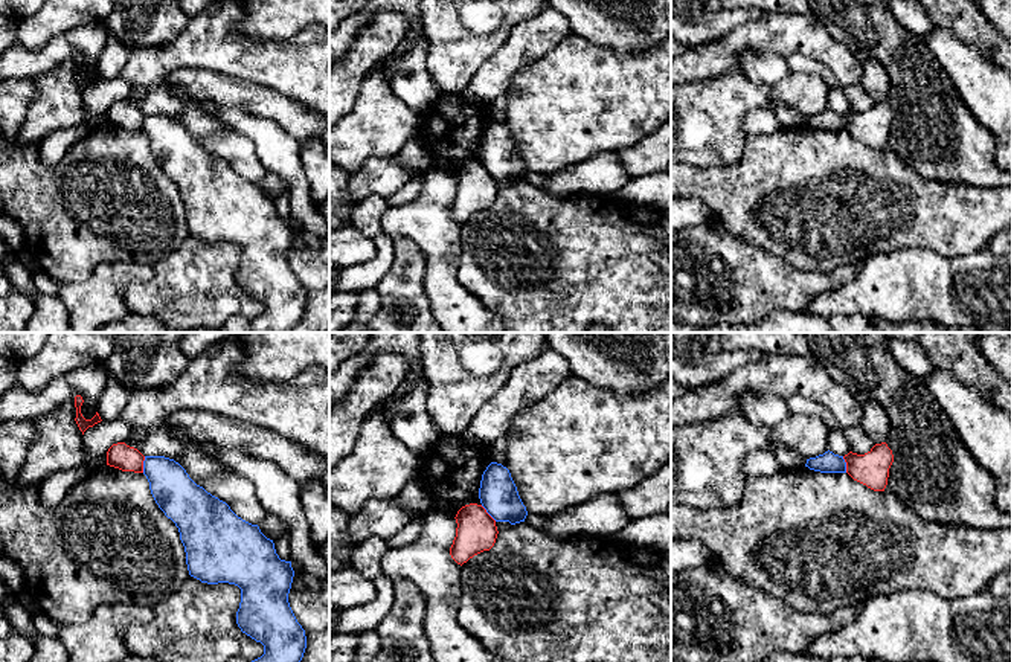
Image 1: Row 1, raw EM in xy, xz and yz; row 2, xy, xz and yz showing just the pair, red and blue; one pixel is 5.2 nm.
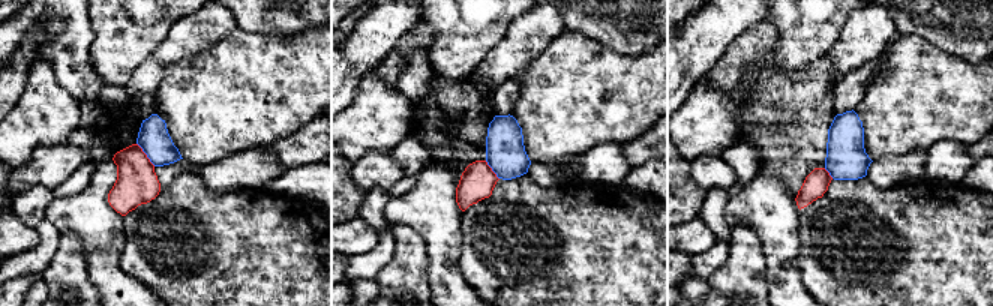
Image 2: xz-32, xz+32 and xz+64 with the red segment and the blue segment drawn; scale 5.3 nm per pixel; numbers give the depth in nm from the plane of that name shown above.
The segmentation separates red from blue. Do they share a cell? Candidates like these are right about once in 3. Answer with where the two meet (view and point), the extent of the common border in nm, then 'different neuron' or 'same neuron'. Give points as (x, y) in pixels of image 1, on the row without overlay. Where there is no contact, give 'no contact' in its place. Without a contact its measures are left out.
xy (142, 122) | 90 nm | different neuron

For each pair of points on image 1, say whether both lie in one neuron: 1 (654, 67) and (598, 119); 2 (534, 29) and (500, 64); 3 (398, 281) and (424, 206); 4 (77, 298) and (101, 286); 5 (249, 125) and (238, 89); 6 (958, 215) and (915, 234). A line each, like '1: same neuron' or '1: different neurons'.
1: same neuron
2: same neuron
3: different neurons
4: same neuron
5: different neurons
6: same neuron

